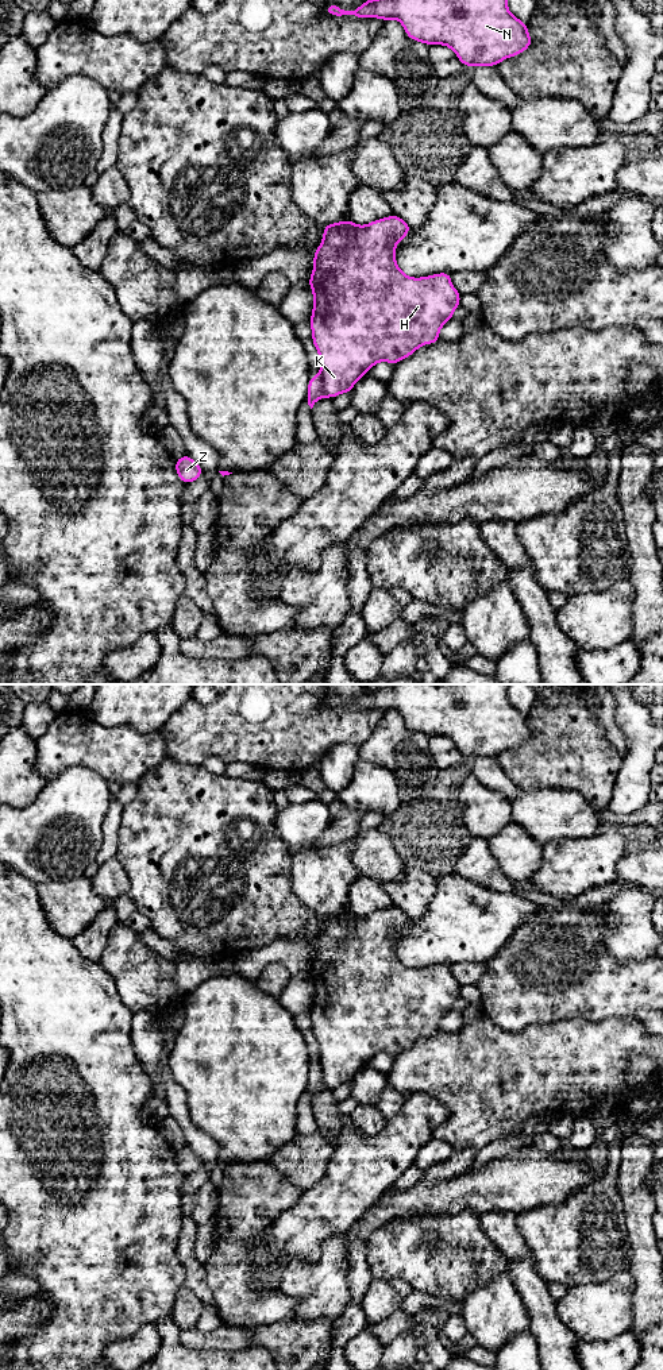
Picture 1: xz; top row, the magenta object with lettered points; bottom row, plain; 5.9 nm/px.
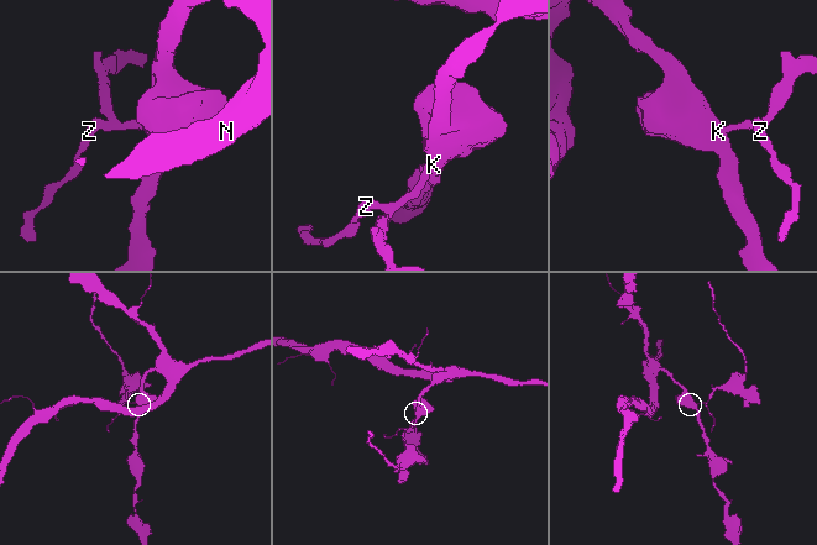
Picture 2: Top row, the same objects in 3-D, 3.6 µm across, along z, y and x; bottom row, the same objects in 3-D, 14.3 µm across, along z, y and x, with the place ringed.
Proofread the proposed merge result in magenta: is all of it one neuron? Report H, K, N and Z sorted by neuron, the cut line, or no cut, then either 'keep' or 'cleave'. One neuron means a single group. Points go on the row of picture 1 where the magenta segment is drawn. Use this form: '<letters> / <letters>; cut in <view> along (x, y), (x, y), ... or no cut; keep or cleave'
H K N / Z; cut in xz along (319, 374), (324, 396); cleave

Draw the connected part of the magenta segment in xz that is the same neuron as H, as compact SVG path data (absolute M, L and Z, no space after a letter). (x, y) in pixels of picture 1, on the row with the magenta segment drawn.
M392 215L366 225L351 220L324 225L323 242L315 251L313 271L308 281L313 292L311 314L312 340L320 358L324 397L350 393L352 386L378 362L397 364L424 344L439 341L440 328L459 308L460 293L451 283L451 274L439 273L413 278L401 271L396 262L396 244L410 231L401 217Z

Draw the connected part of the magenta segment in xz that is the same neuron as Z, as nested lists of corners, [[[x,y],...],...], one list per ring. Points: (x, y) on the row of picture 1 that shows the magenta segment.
[[[185,455],[176,460],[176,472],[188,485],[201,476],[203,468],[190,456]]]

